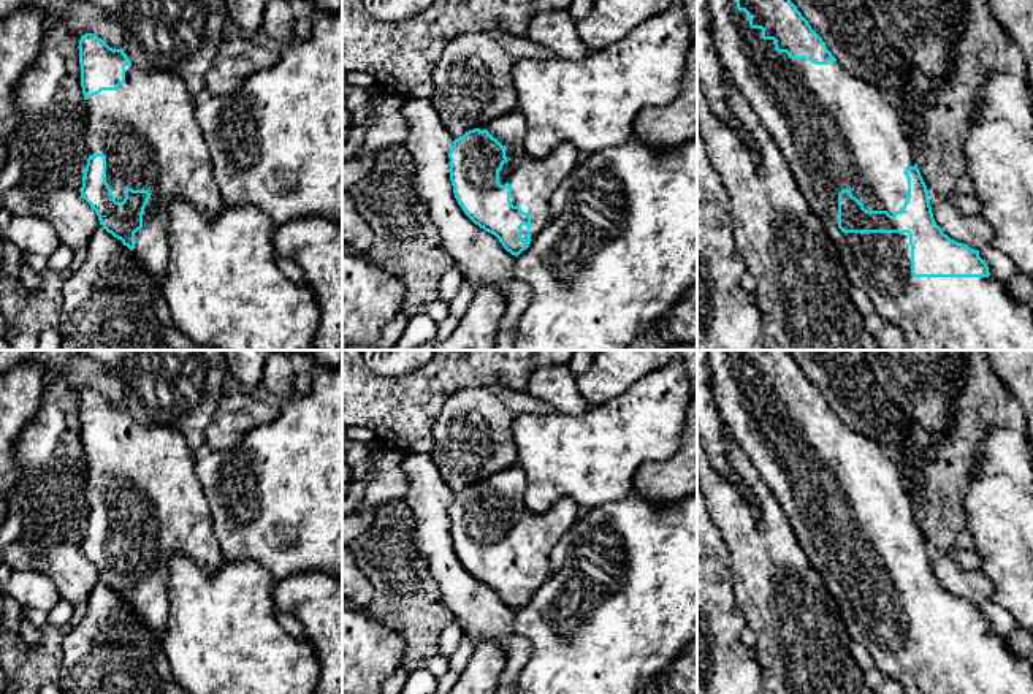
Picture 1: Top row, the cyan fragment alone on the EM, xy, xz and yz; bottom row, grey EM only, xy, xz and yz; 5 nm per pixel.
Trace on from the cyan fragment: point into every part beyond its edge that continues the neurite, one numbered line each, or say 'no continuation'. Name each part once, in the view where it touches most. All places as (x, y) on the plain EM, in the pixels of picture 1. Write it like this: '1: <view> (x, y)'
1: yz (835, 485)

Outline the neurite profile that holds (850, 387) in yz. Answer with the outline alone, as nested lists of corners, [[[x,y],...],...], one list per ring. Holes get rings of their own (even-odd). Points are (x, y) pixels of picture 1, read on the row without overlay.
[[[862,350],[787,352],[849,429],[892,453],[905,437],[917,437],[911,421],[881,388]]]

